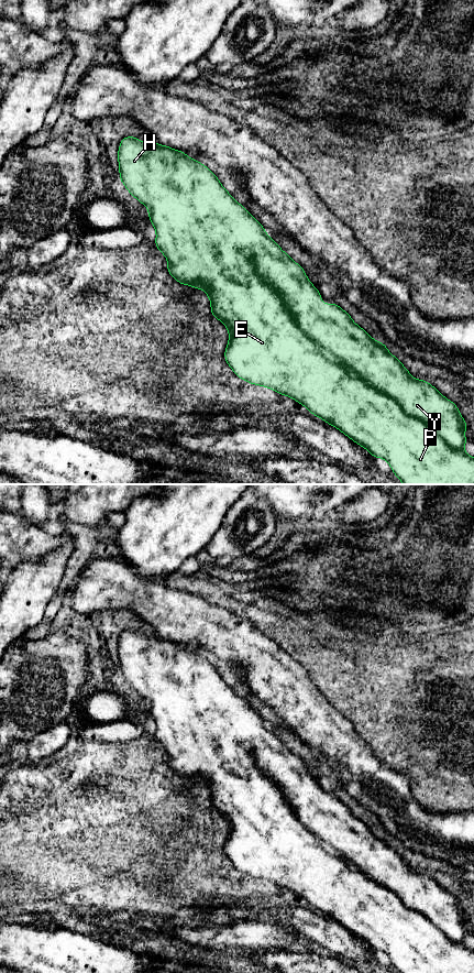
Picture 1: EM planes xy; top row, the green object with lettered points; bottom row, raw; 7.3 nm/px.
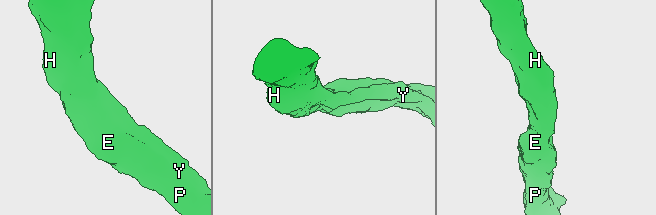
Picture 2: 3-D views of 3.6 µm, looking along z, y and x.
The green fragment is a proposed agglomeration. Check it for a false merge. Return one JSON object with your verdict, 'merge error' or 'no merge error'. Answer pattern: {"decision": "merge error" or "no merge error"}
{"decision": "no merge error"}

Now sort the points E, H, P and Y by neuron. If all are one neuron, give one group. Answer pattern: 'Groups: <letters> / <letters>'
Groups: E H P Y

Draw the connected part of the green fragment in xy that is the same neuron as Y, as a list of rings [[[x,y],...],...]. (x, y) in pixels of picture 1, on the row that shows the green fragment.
[[[132,135],[121,140],[118,151],[118,163],[122,184],[133,197],[147,207],[148,219],[156,231],[155,247],[168,261],[167,272],[179,284],[205,289],[208,298],[211,300],[210,315],[222,321],[229,330],[230,336],[228,347],[224,350],[224,359],[238,378],[294,398],[297,403],[307,407],[313,416],[322,418],[351,440],[365,448],[374,458],[385,459],[395,475],[404,484],[474,484],[474,457],[469,456],[464,451],[464,446],[467,441],[464,430],[470,428],[460,414],[459,407],[426,380],[414,379],[399,359],[388,352],[388,348],[383,342],[374,340],[338,304],[322,304],[322,295],[308,280],[304,267],[294,262],[274,239],[266,234],[266,230],[258,220],[252,217],[244,206],[233,199],[213,172],[200,162],[189,158],[184,151],[174,150],[167,145],[159,145],[155,141],[147,144]]]

